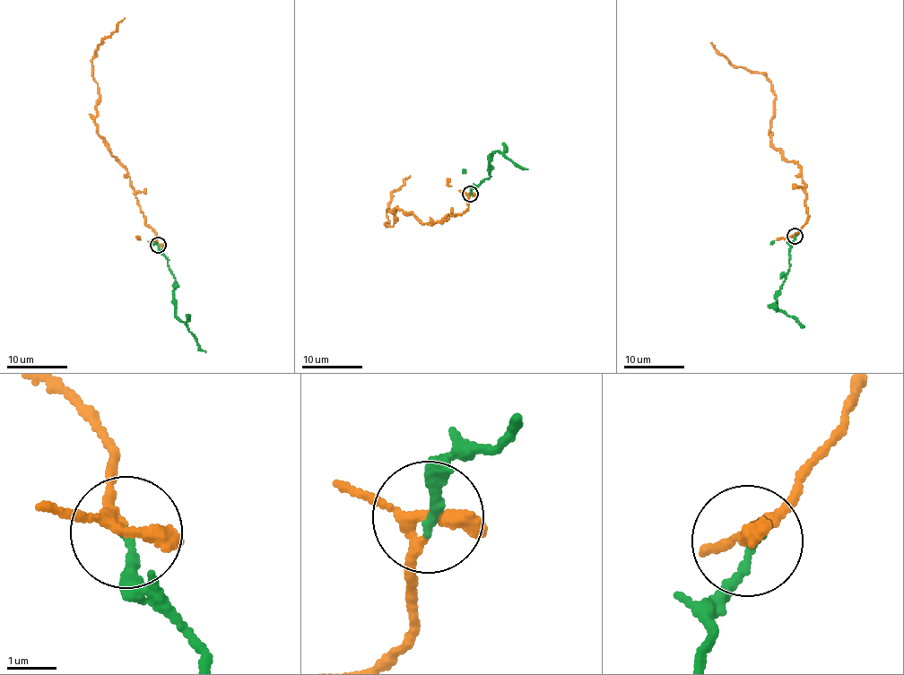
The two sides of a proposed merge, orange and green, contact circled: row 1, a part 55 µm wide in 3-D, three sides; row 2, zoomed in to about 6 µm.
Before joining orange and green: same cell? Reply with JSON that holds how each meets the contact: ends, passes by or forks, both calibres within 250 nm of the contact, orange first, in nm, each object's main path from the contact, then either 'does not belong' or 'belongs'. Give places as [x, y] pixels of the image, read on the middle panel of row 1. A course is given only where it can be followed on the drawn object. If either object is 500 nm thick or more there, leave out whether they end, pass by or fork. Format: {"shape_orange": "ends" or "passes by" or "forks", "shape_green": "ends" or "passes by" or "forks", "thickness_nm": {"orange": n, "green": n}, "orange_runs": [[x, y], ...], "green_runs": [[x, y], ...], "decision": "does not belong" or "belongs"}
{"shape_orange": "passes by", "shape_green": "ends", "thickness_nm": {"orange": 280, "green": 170}, "orange_runs": [[469, 194], [468, 206], [446, 220], [424, 224], [398, 208], [395, 221], [387, 227], [391, 193], [410, 176]], "green_runs": [[469, 194], [490, 177], [491, 152], [497, 151], [527, 168]], "decision": "belongs"}

